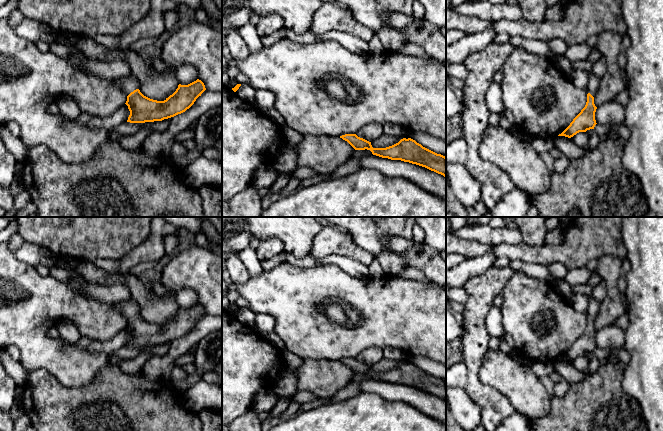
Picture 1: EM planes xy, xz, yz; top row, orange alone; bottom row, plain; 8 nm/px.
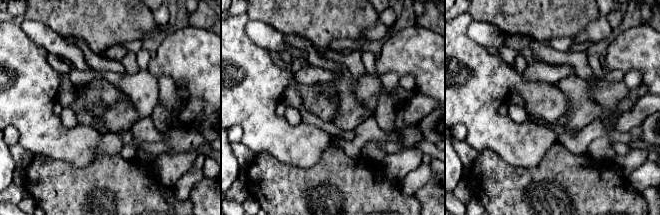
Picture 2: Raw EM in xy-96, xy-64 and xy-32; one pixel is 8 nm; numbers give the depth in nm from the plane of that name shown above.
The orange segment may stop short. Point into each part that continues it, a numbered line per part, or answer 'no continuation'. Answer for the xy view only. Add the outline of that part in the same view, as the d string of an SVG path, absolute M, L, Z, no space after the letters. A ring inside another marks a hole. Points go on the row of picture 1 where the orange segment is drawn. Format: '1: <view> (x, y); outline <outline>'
1: xy (128, 84); outline M131 74L129 76L116 79L116 84L126 93L127 96L140 87L138 80Z

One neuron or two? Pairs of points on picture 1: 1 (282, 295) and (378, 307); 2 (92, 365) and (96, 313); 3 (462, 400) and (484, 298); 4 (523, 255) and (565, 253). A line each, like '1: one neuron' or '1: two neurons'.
1: one neuron
2: one neuron
3: two neurons
4: one neuron

